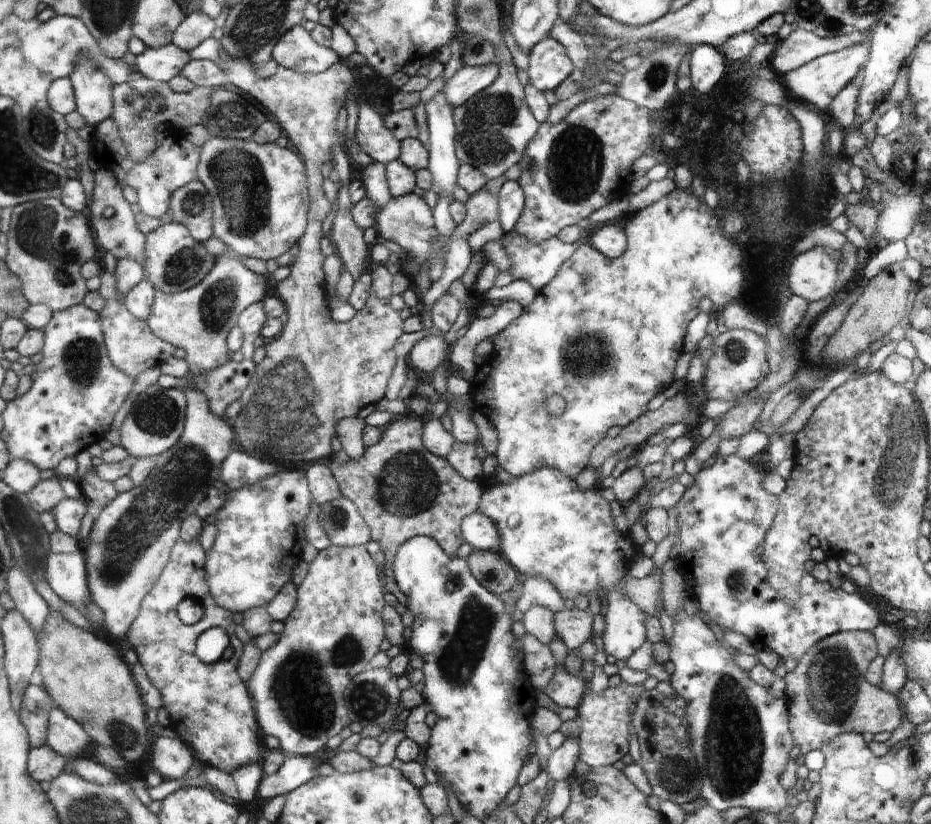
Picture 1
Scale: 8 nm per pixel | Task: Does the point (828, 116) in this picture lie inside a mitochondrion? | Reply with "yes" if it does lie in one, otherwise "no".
no

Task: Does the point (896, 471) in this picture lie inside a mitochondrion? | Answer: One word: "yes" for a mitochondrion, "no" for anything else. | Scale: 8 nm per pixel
yes

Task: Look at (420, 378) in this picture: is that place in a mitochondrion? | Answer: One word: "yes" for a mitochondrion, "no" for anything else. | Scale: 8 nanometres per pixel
no

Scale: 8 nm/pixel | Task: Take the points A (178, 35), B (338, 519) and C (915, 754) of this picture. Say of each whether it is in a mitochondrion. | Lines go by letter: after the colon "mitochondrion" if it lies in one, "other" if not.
A: other
B: mitochondrion
C: mitochondrion

